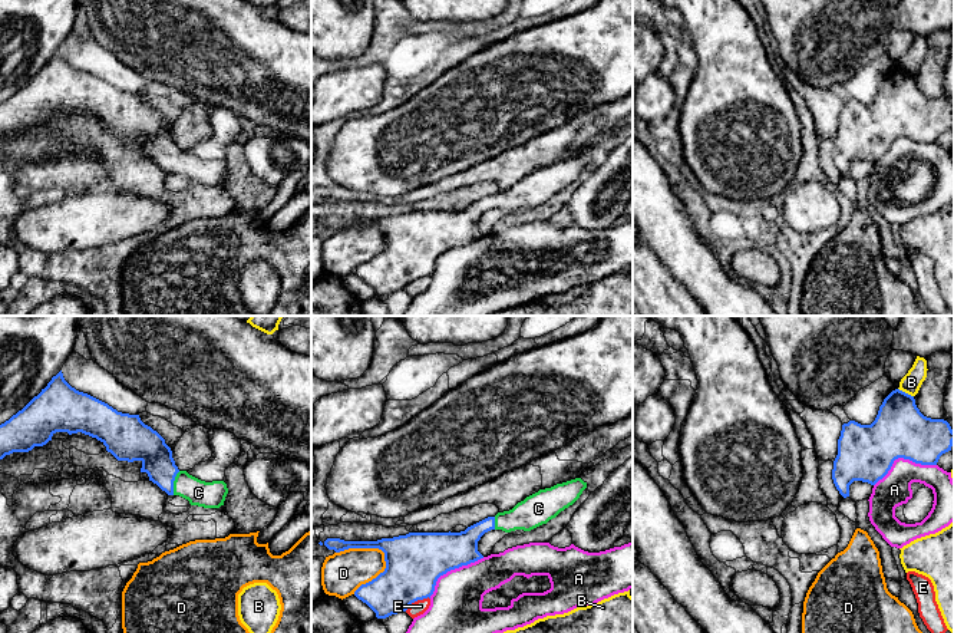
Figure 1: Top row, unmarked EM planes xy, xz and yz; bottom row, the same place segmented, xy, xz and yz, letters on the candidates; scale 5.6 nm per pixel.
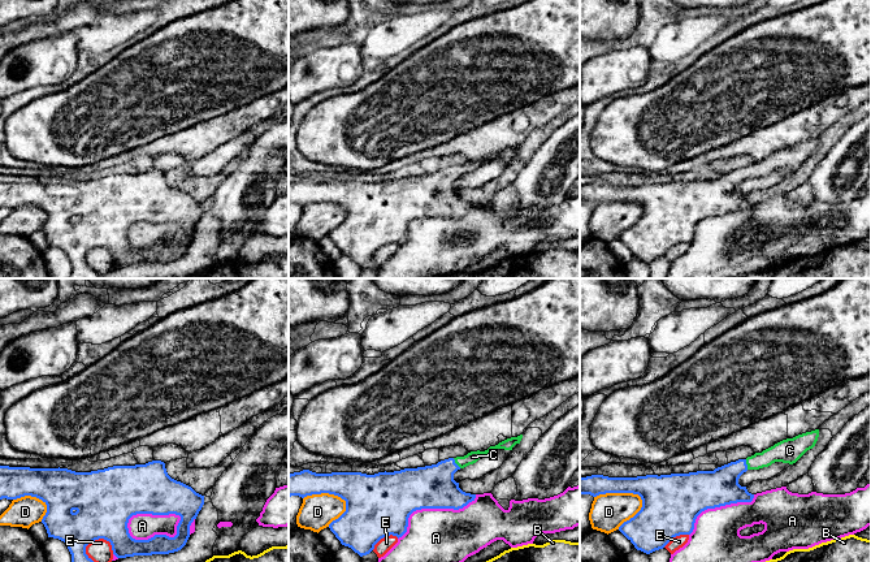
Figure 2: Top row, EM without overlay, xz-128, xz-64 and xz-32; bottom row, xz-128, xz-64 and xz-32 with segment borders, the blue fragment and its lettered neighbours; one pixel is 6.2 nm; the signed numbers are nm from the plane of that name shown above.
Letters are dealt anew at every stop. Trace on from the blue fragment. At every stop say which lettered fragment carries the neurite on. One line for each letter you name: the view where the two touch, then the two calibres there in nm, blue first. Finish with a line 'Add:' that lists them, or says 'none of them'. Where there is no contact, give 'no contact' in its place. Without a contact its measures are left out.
C: contact in xy; calibres 180 and 140 nm
Add: C

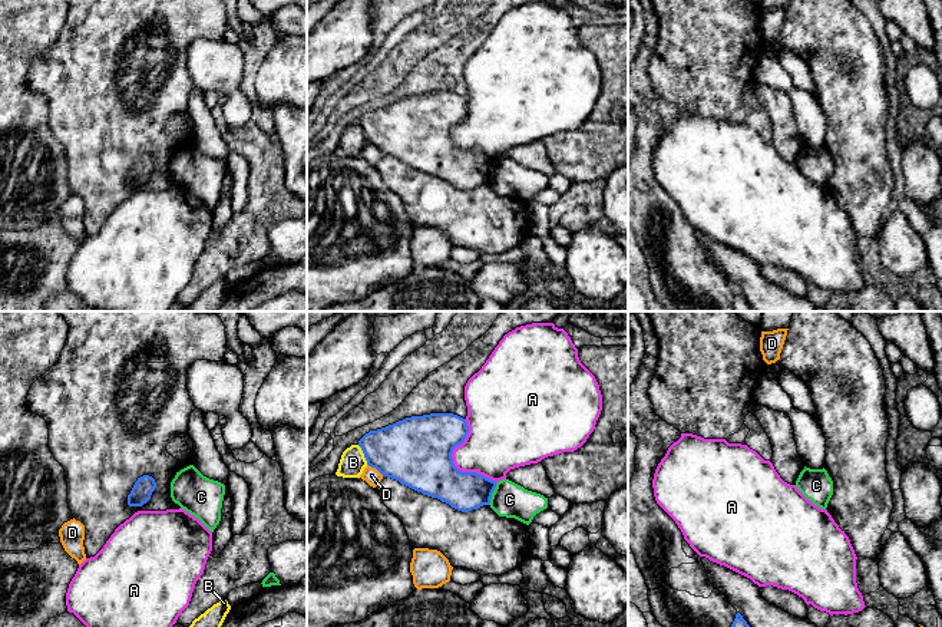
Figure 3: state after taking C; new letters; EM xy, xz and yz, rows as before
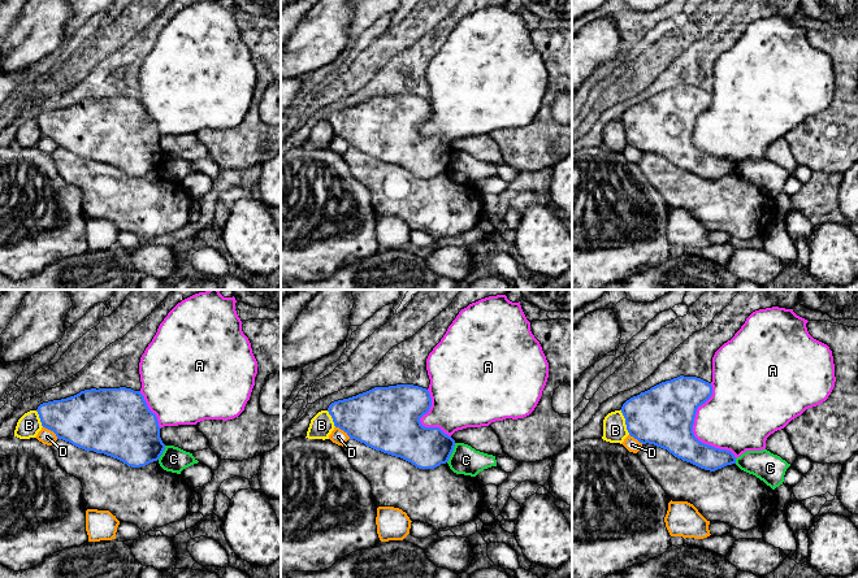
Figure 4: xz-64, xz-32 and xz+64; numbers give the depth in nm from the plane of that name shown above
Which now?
Add: none of them

